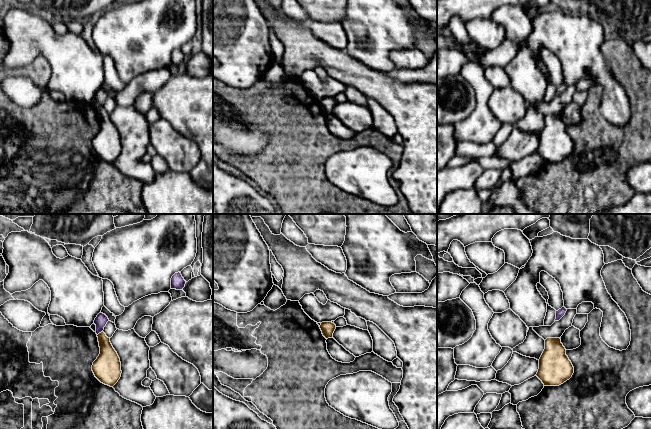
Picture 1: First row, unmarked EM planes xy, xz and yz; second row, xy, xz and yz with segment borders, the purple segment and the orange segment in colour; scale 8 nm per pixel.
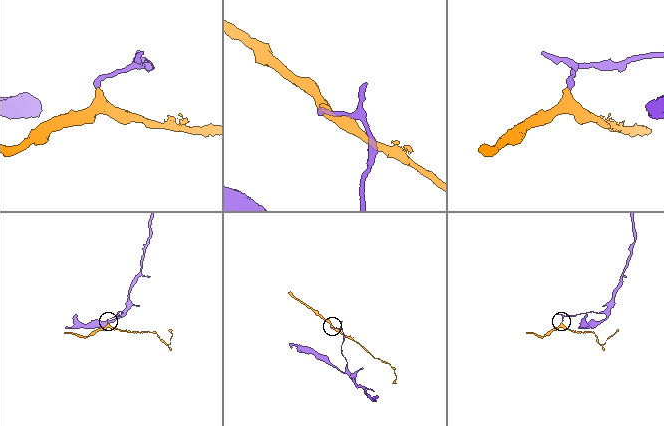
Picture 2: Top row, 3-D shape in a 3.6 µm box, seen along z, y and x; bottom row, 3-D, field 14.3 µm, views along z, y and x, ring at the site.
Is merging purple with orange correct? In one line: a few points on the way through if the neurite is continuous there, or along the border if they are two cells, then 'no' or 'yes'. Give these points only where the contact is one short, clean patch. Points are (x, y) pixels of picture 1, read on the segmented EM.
along xy (102, 331), (97, 335) | no

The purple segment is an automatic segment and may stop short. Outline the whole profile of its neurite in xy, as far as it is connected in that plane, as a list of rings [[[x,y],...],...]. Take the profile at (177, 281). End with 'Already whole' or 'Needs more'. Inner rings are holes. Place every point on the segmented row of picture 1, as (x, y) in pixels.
[[[175,273],[171,278],[171,289],[182,290],[185,287],[186,281],[181,273]]]. Already whole

